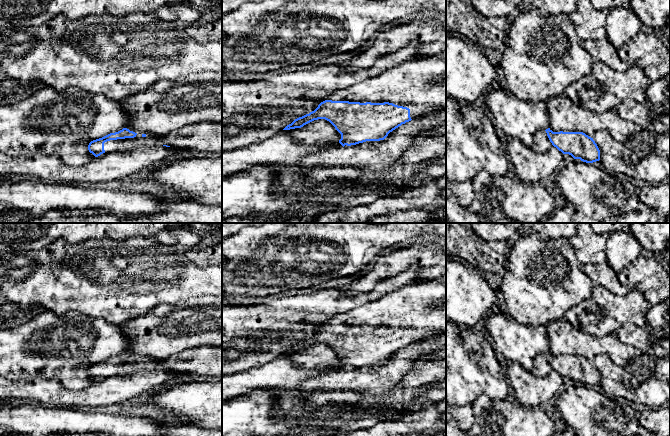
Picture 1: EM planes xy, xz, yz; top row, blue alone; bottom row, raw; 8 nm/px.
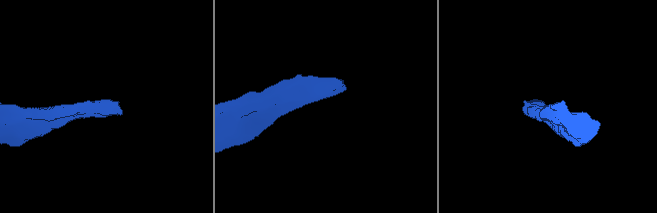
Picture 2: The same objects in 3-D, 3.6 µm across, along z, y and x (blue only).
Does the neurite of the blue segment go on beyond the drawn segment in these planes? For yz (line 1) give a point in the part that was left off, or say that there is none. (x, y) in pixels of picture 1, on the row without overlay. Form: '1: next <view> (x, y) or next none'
1: next yz (541, 367)

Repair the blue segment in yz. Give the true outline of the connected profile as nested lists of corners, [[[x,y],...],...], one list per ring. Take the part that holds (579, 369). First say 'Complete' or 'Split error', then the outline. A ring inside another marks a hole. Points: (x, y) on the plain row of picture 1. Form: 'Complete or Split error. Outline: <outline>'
Split error. Outline: [[[550,352],[539,354],[534,361],[532,373],[537,377],[544,377],[552,370],[563,378],[569,378],[574,383],[586,387],[600,384],[600,374],[593,364],[583,356],[553,356]]]

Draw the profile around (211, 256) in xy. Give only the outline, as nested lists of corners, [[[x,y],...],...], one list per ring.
[[[222,242],[201,250],[188,249],[184,254],[200,268],[222,265]]]

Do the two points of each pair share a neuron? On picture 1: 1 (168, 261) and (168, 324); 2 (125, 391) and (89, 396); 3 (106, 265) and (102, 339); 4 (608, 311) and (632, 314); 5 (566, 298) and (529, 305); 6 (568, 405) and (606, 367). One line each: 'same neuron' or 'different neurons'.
1: different neurons
2: same neuron
3: different neurons
4: same neuron
5: same neuron
6: different neurons

